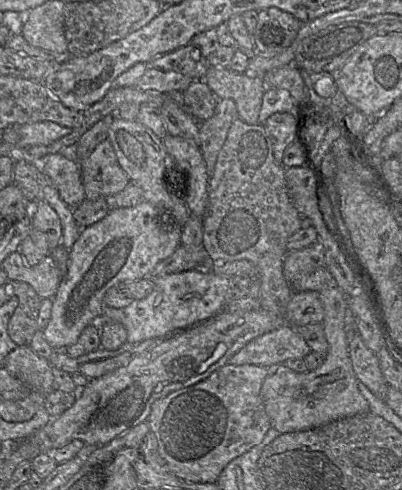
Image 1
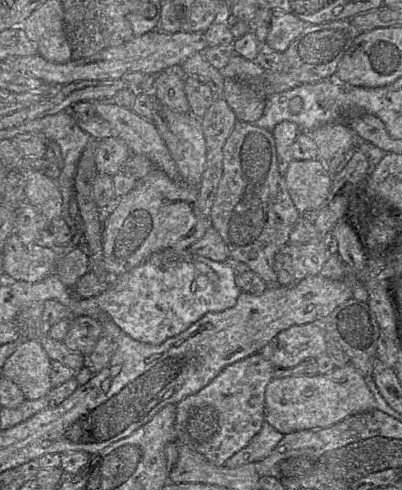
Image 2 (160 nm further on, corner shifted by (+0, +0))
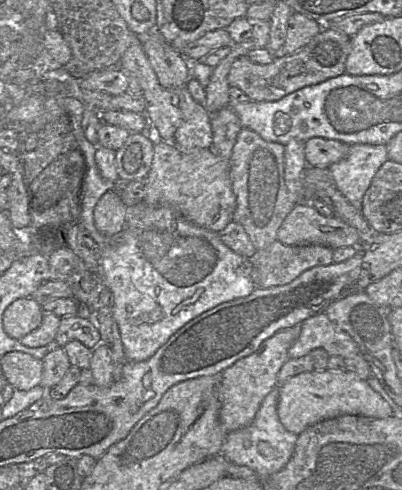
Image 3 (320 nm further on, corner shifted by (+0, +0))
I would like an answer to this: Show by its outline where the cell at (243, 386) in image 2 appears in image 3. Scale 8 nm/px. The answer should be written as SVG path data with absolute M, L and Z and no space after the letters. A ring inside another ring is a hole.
M301 324L284 329L262 343L256 352L239 359L221 375L219 419L227 433L252 423L265 397L278 386L277 377L289 360L288 351L301 333Z

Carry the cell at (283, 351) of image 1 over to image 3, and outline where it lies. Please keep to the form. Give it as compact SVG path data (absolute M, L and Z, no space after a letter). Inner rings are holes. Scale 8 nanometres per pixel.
M325 313L301 323L301 333L288 351L289 359L301 358L315 349L324 349L329 356L343 359L360 354L352 337L332 322Z

